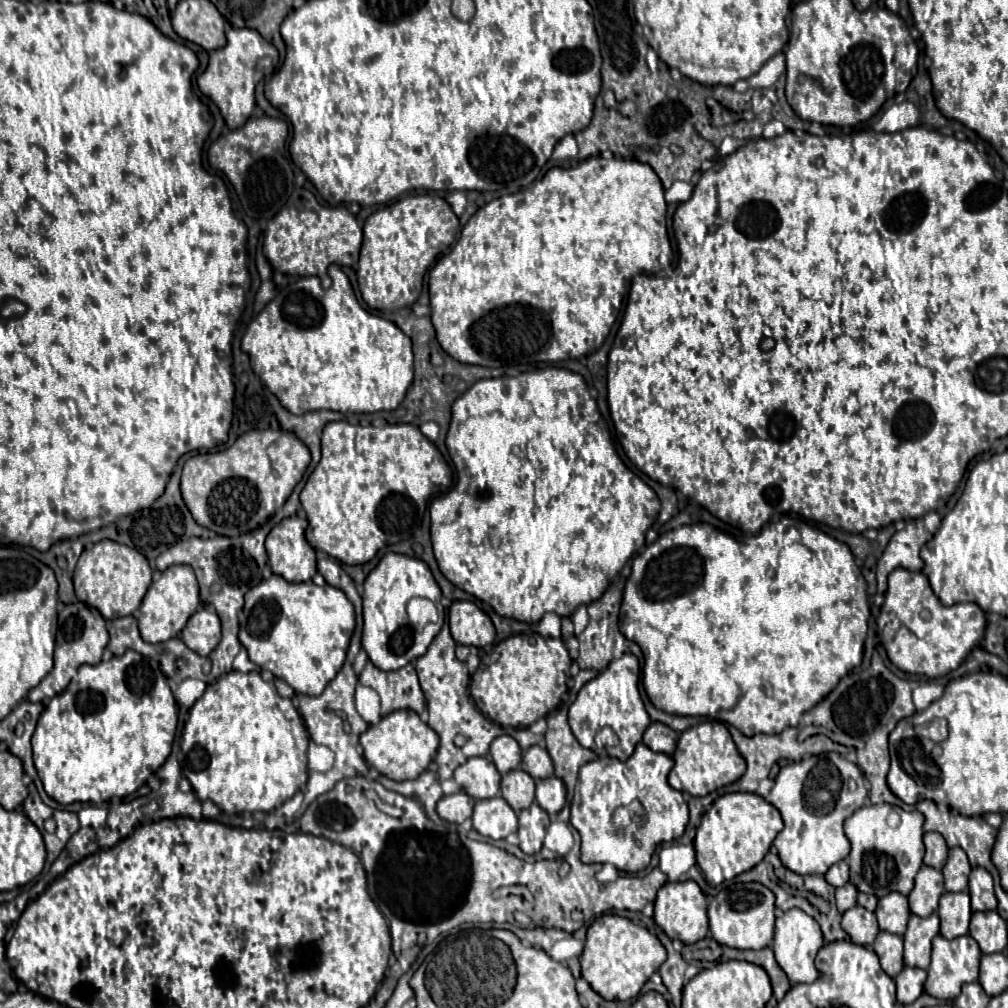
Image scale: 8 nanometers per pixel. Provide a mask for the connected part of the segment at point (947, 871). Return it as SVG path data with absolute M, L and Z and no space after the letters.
M952 848L948 852L948 862L942 868L944 874L944 888L946 892L964 892L968 890L968 876L970 876L968 856L962 848Z

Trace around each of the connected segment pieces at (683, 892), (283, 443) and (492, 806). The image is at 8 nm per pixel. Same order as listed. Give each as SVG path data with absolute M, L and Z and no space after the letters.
M694 880L686 882L666 882L654 900L654 920L666 932L668 938L678 938L684 944L694 944L708 934L706 916L706 896Z
M250 430L224 452L198 454L186 460L180 484L182 498L200 526L220 536L240 536L258 528L288 500L308 464L308 448L290 432Z
M496 796L476 802L472 814L472 826L482 836L502 840L518 830L518 818L506 800Z

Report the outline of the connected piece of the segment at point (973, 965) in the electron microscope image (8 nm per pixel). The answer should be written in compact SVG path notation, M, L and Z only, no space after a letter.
M936 936L932 940L932 964L928 968L928 980L924 984L924 992L938 1000L954 1000L964 984L978 980L980 958L982 952L976 940L972 940L972 936L960 936L956 940L944 940L942 936Z

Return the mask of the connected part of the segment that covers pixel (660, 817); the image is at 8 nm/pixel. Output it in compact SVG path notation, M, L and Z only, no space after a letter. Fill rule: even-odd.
M638 744L634 754L626 762L620 762L620 760L608 756L608 758L588 762L580 768L578 796L574 796L574 800L572 800L570 824L580 832L580 838L582 838L582 862L586 862L586 864L596 864L596 862L606 864L606 862L610 862L622 872L640 872L650 864L650 858L652 858L658 844L678 840L684 834L684 828L688 824L688 804L686 804L684 794L674 790L668 784L668 772L672 770L672 766L674 766L674 760L670 756L666 756L662 752L652 752L648 746ZM634 800L640 800L642 806L646 808L646 812L648 812L646 822L636 820L622 834L612 834L610 832L610 820L612 820L614 810L628 806Z

